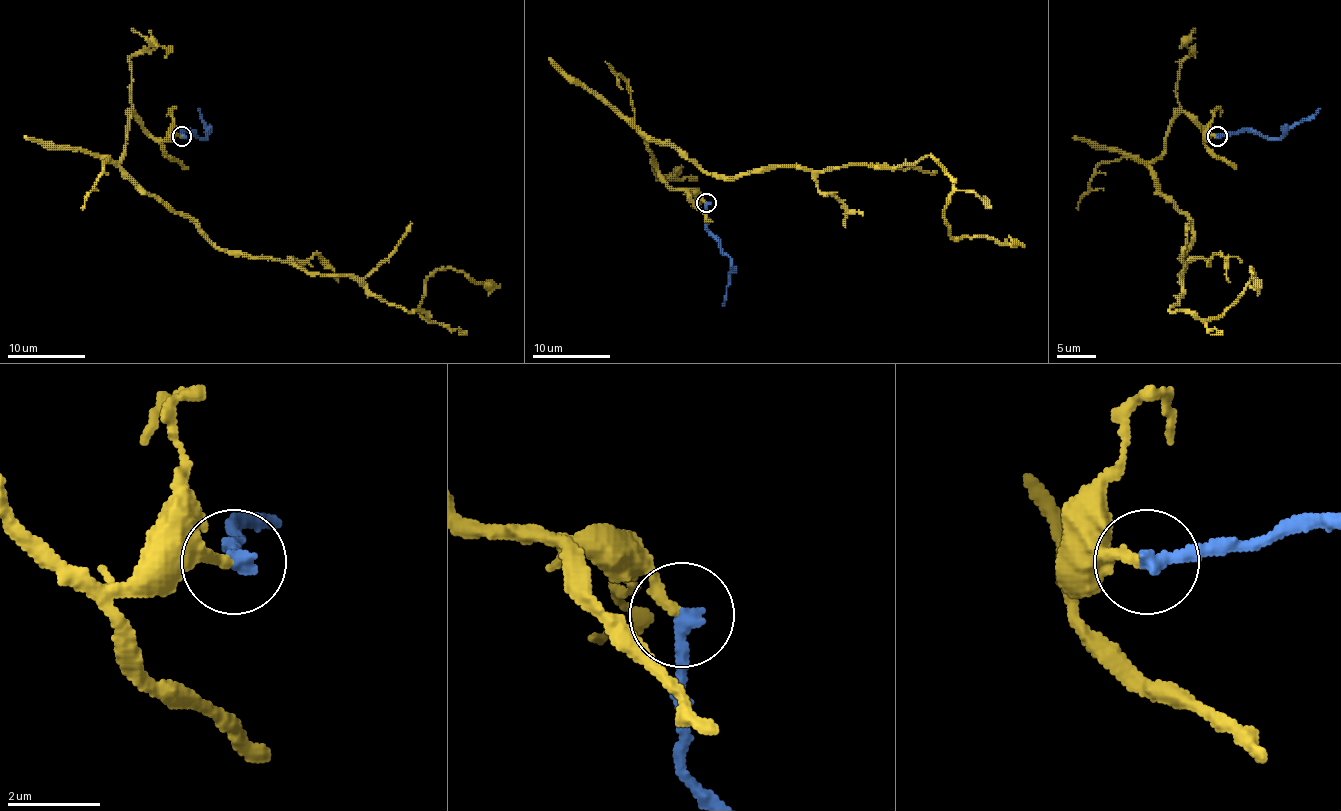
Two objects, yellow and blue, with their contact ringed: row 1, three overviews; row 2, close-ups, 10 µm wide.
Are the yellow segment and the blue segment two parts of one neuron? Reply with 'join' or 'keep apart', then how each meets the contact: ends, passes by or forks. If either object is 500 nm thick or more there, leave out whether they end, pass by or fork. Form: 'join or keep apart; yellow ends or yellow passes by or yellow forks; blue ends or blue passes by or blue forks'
join; yellow ends; blue ends

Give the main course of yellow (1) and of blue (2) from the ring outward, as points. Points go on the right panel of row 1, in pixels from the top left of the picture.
1: (1216, 136), (1181, 112), (1150, 165), (1193, 243), (1170, 309), (1205, 319), (1252, 268), (1259, 284)
2: (1216, 136), (1248, 130), (1281, 138), (1320, 108)

